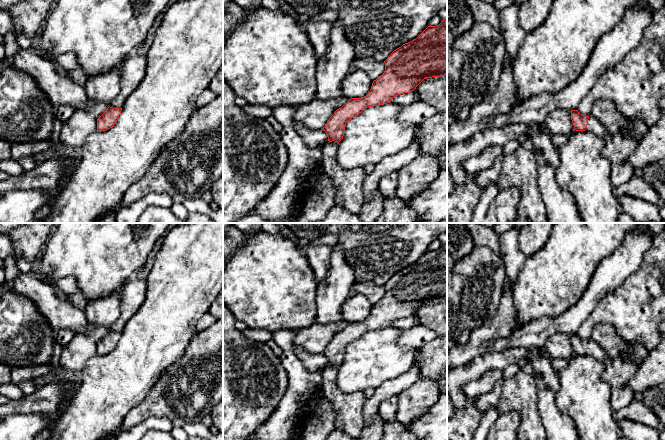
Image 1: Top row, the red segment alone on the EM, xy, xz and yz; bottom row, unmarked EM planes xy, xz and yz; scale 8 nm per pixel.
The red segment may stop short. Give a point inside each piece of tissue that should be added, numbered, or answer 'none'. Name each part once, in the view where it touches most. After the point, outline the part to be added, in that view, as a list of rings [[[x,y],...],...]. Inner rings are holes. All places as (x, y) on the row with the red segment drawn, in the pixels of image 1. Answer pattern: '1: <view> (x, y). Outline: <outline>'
1: yz (594, 125). Outline: [[[592,115],[589,116],[586,130],[594,133],[598,137],[605,139],[606,141],[608,141],[611,137],[607,128]]]

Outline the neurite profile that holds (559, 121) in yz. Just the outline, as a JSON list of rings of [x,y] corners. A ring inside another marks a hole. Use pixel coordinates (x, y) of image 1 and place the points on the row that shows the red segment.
[[[557,109],[547,115],[544,125],[551,135],[571,135],[574,132],[571,111],[568,109]]]

